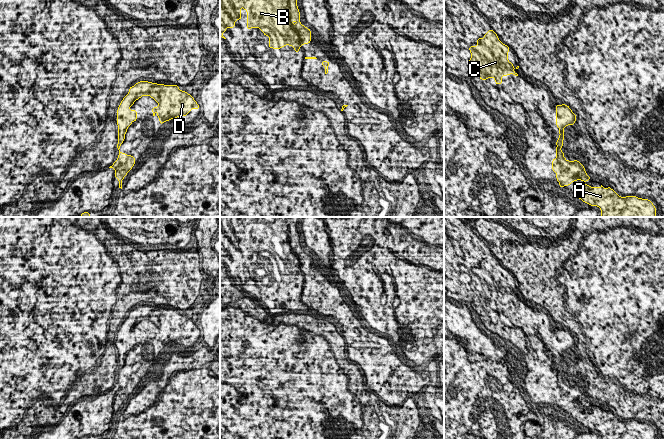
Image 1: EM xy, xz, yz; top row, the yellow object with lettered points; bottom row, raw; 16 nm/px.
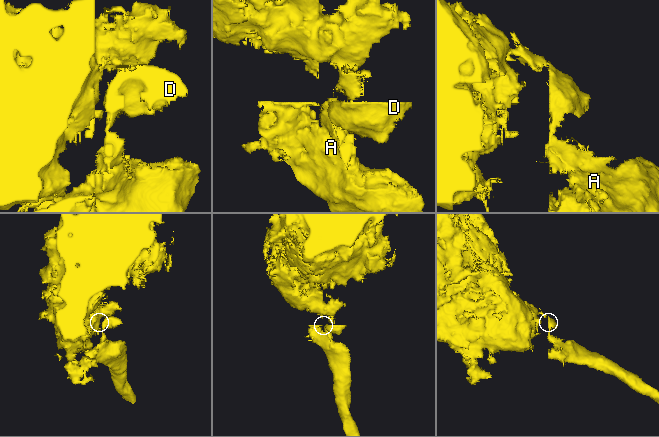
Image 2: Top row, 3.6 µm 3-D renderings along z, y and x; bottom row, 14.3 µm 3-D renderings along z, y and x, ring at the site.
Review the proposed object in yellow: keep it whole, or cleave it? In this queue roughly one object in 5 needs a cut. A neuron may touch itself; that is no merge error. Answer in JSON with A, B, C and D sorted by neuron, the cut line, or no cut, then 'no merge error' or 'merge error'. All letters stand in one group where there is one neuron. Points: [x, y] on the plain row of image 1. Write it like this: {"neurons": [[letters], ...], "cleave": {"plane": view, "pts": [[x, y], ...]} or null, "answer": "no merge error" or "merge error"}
{"neurons": [["A", "B", "C", "D"]], "cleave": null, "answer": "no merge error"}

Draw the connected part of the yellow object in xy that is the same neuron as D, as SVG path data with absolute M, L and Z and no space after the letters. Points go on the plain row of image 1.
M139 305L134 310L129 311L129 317L122 323L117 333L118 374L125 364L128 351L132 349L133 345L137 345L137 334L129 332L142 320L150 320L159 328L158 331L152 331L152 337L153 340L156 339L159 342L161 349L165 345L177 343L178 340L188 340L192 333L200 333L192 319L181 315L178 309Z

